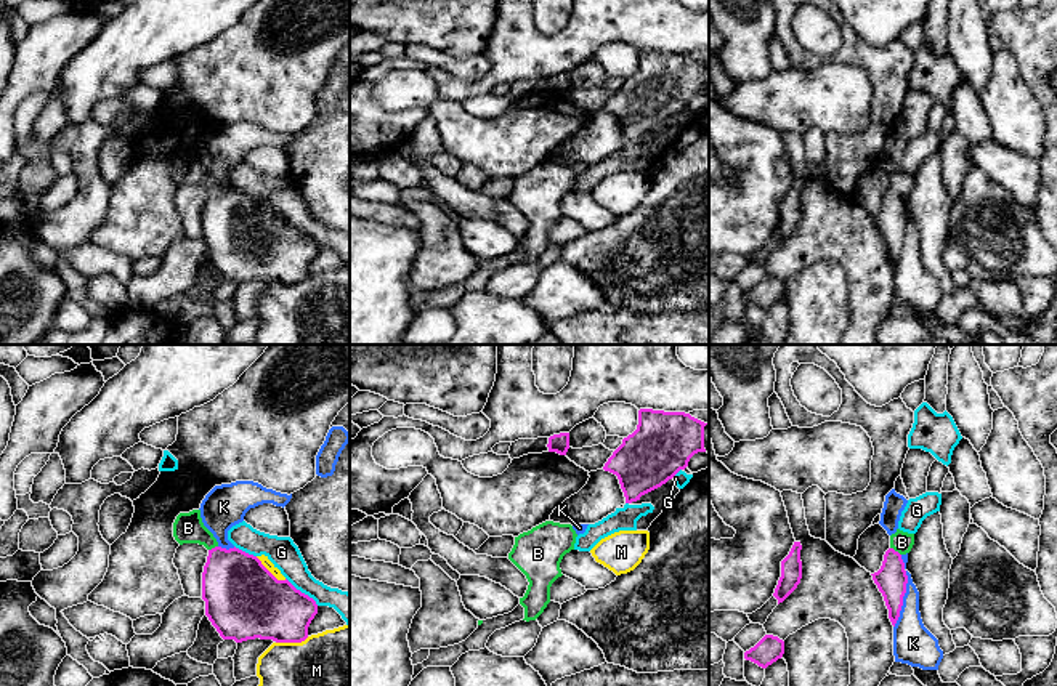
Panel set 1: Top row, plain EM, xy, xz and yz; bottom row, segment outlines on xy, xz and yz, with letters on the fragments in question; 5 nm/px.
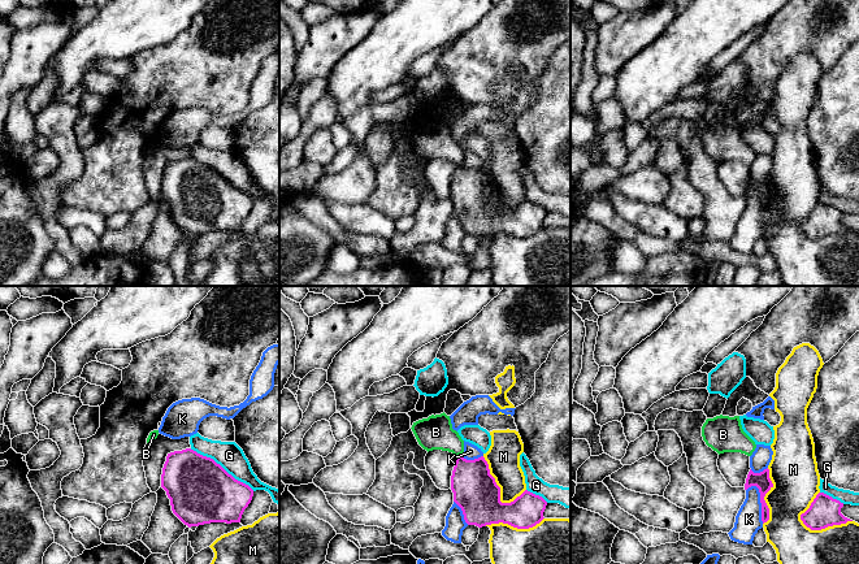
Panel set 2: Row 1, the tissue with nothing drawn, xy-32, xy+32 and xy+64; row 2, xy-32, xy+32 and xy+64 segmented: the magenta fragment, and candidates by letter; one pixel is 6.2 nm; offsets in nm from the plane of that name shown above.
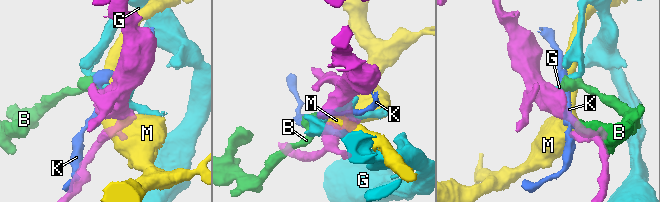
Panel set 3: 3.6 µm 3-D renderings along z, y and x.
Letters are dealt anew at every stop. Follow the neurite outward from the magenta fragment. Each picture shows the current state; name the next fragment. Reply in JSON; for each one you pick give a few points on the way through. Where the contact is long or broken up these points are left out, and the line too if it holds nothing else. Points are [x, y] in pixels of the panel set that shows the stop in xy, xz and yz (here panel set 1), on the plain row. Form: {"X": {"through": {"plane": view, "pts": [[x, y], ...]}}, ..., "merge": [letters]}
{"B": {"through": {"plane": "yz", "pts": [[890, 220], [894, 191], [902, 183]]}}, "merge": ["B"]}

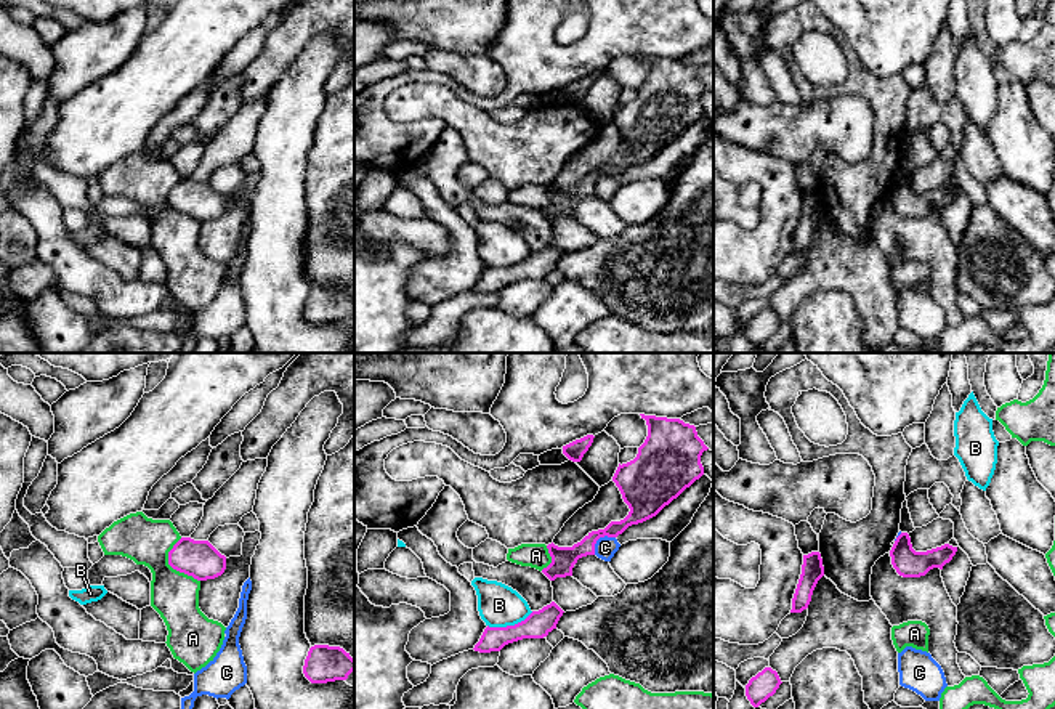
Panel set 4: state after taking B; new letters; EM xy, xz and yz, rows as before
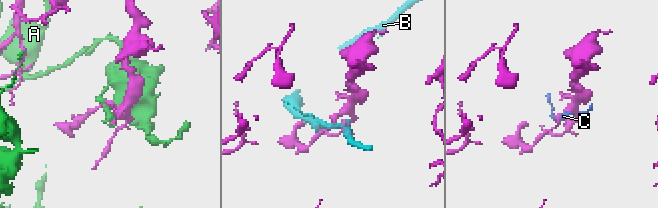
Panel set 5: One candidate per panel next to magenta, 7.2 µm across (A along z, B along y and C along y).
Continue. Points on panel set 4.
{"merge": []}

